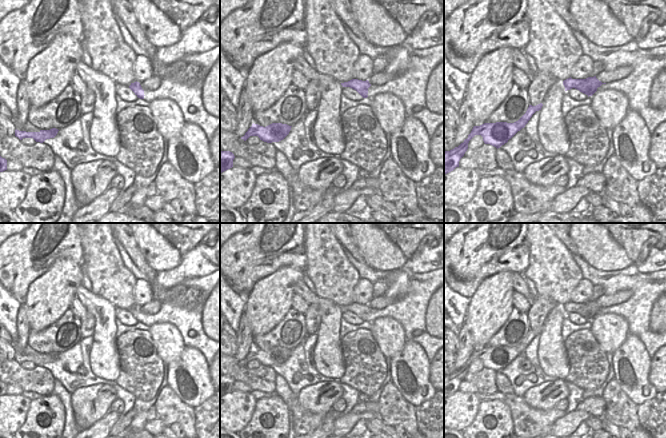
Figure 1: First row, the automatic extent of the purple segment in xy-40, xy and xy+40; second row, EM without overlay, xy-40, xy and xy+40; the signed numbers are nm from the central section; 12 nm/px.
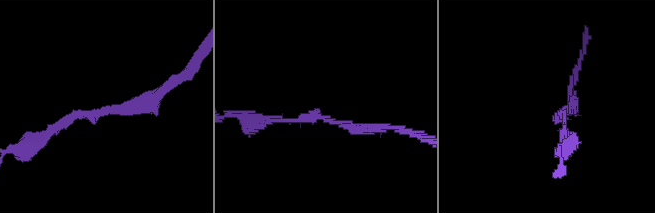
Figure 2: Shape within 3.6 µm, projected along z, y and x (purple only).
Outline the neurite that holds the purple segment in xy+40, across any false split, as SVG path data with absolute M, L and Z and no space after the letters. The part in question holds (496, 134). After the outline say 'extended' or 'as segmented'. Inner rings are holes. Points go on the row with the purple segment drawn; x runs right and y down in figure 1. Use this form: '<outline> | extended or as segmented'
M542 103L536 106L529 105L526 113L514 123L496 122L474 126L468 138L463 143L450 151L444 151L444 175L459 167L459 161L467 151L469 141L475 135L481 135L485 144L490 144L498 149L524 128L532 115L536 111L541 110L542 106Z | as segmented

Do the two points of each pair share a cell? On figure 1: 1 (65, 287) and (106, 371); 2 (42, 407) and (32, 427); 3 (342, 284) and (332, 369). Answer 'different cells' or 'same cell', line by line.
1: different cells
2: same cell
3: different cells

